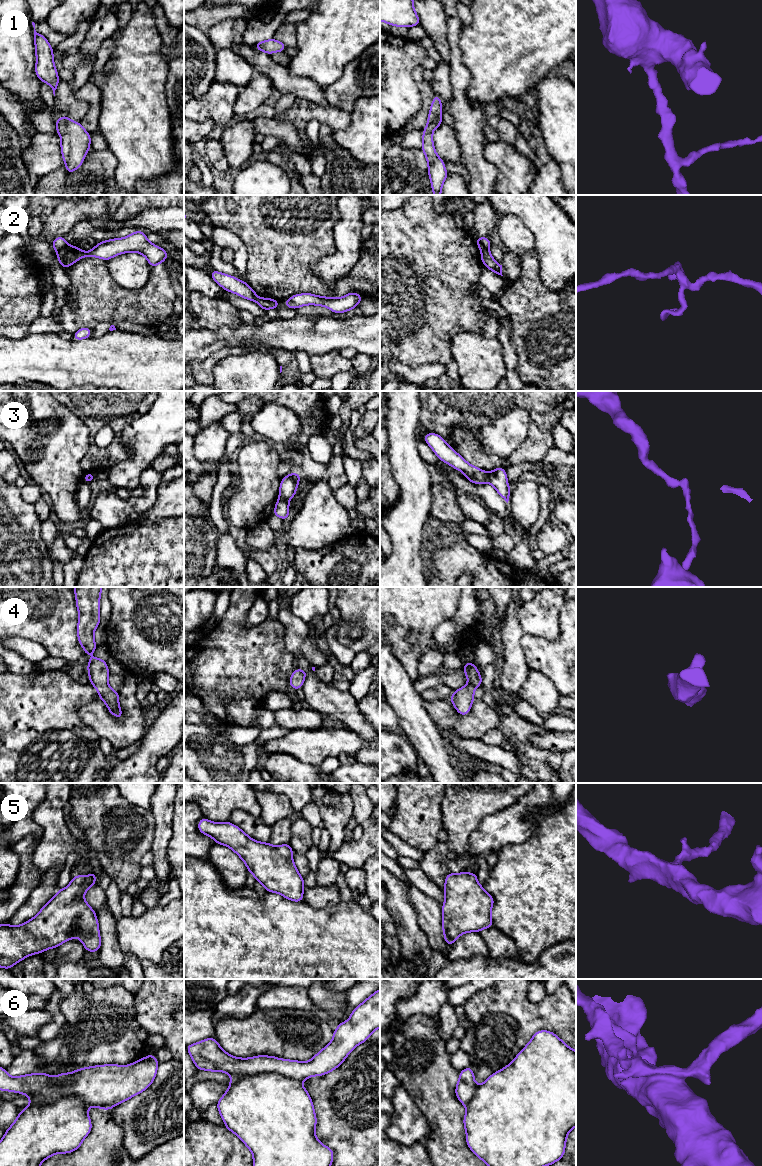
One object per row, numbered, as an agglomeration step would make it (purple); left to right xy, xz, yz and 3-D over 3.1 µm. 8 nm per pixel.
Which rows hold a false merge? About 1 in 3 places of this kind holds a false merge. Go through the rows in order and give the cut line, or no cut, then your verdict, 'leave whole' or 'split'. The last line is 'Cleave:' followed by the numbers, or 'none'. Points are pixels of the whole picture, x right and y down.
1: no cut | leave whole
2: xy (68, 245), (58, 252) | split
3: xz (280, 498), (287, 501) | split
4: no cut | leave whole
5: no cut | leave whole
6: xz (232, 1077), (262, 1072), (276, 1072), (300, 1081) | split
Cleave: 2, 3, 6

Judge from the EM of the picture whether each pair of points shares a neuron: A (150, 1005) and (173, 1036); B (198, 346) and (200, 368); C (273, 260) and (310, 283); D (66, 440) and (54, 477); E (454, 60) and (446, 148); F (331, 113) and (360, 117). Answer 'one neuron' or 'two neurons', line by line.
A: one neuron
B: two neurons
C: one neuron
D: one neuron
E: two neurons
F: two neurons

